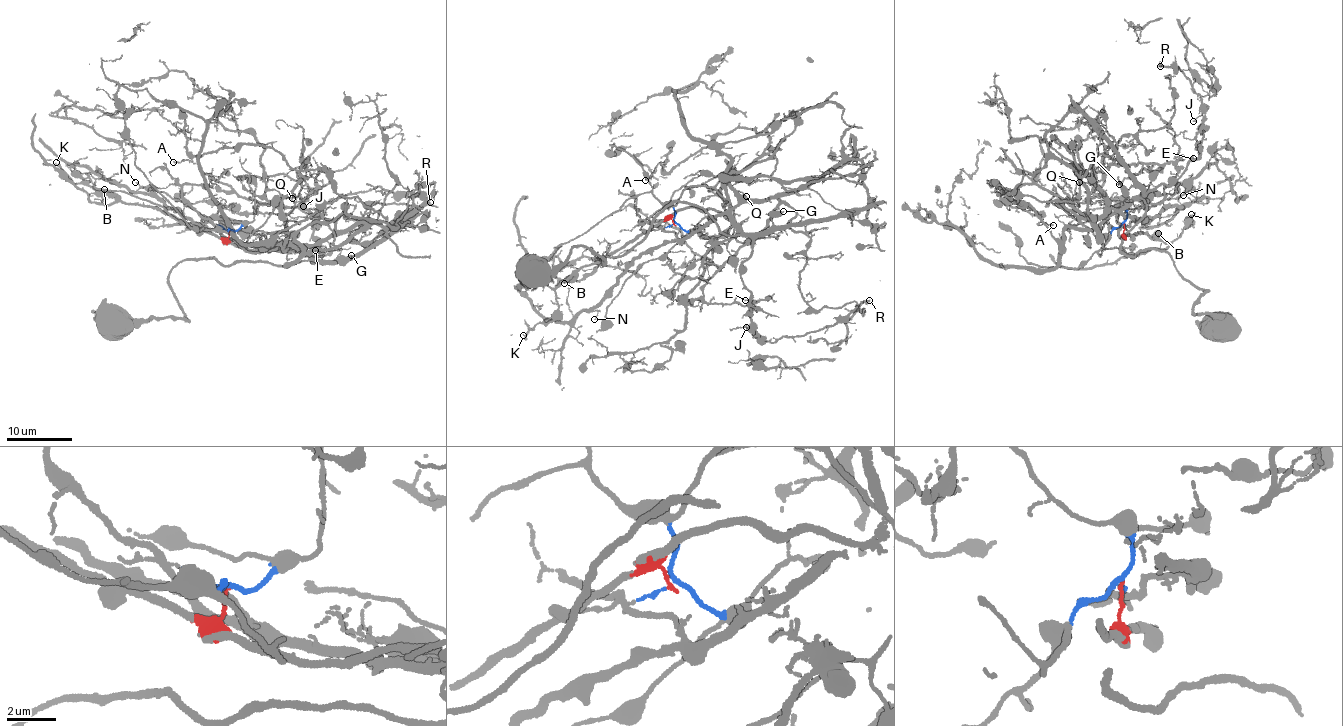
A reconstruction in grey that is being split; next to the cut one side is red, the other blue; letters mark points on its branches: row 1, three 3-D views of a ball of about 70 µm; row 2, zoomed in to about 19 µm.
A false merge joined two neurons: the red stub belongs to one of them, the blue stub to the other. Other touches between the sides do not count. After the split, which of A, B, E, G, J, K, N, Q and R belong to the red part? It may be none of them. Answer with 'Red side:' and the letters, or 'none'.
Red side: B, E, G, J, K, R

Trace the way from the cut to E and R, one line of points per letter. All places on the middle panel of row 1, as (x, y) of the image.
E: (673, 224), (671, 218), (678, 211), (716, 209), (751, 238), (753, 246), (743, 264), (750, 297), (745, 301)
R: (673, 224), (678, 211), (716, 209), (751, 238), (742, 277), (752, 328), (765, 341), (844, 322), (870, 299)

